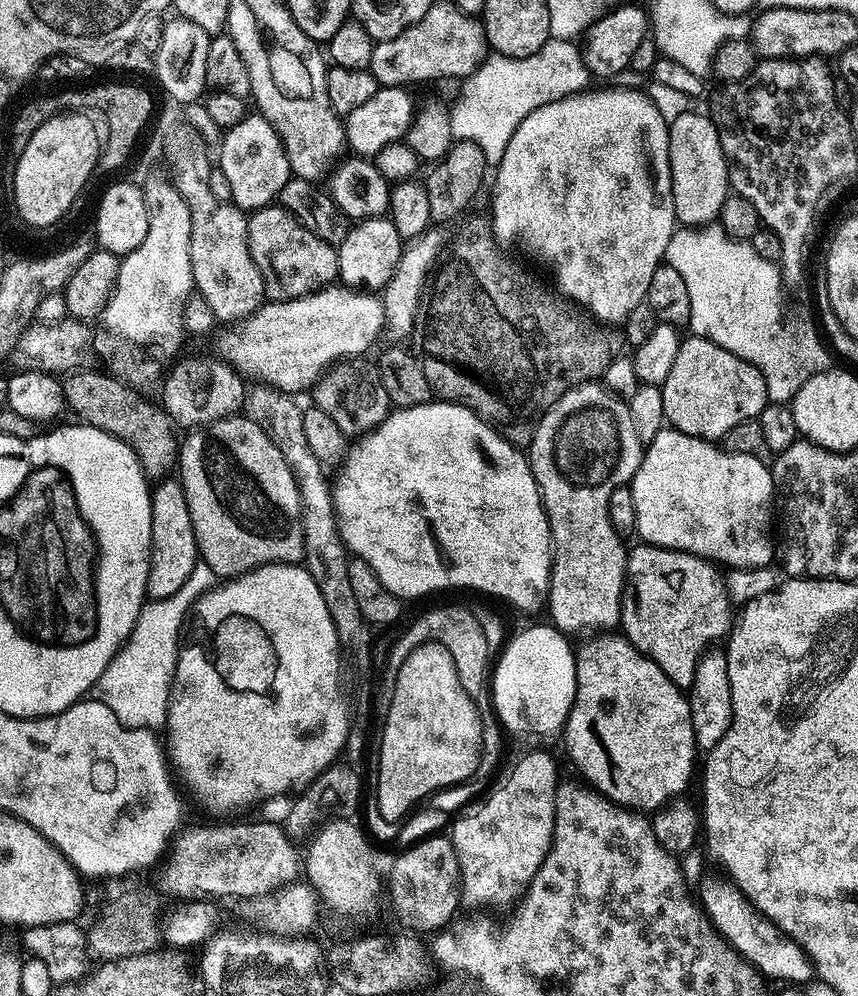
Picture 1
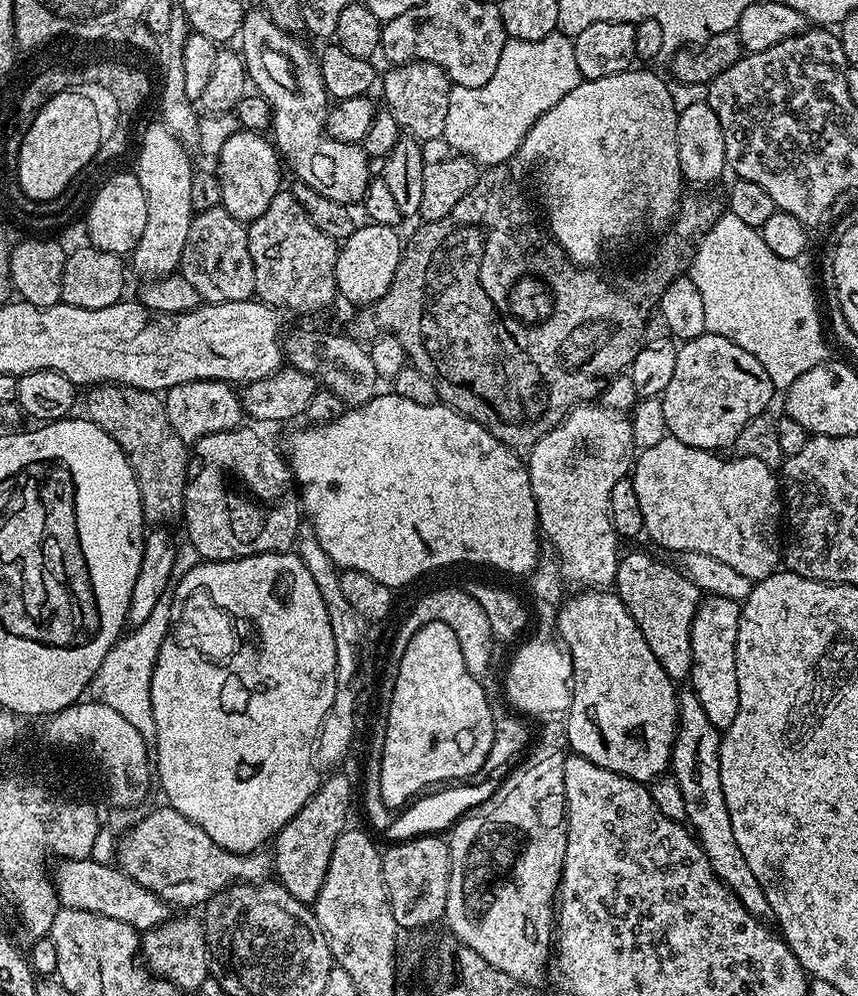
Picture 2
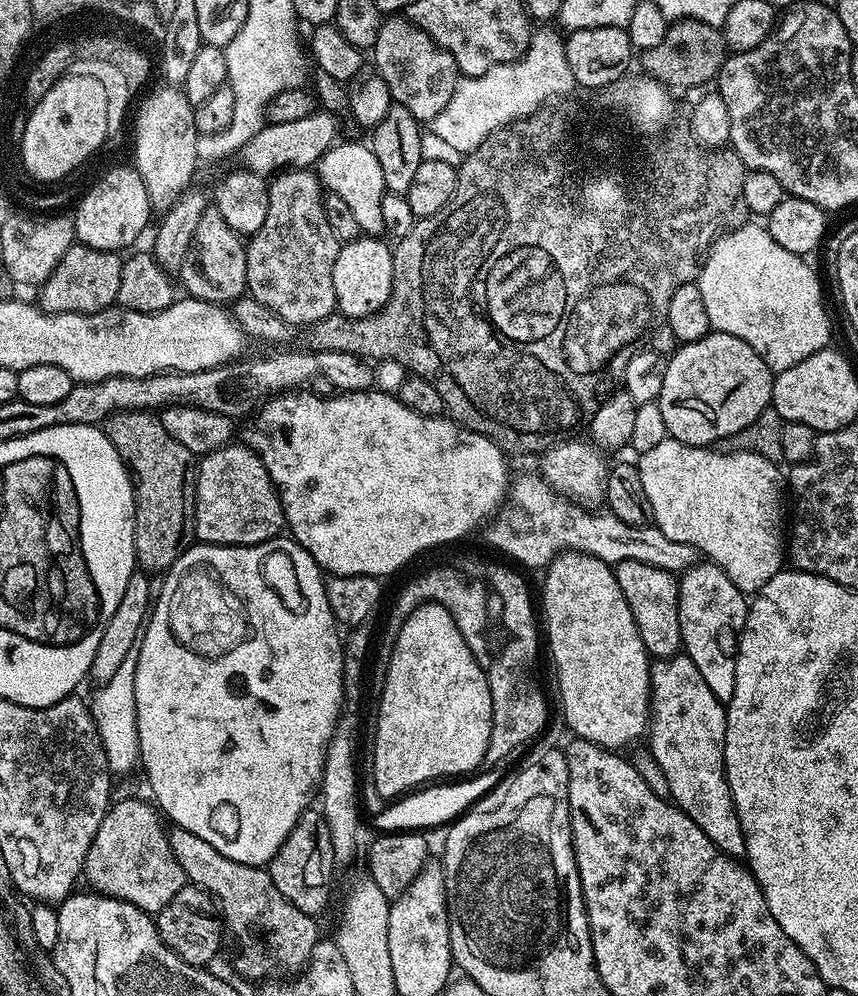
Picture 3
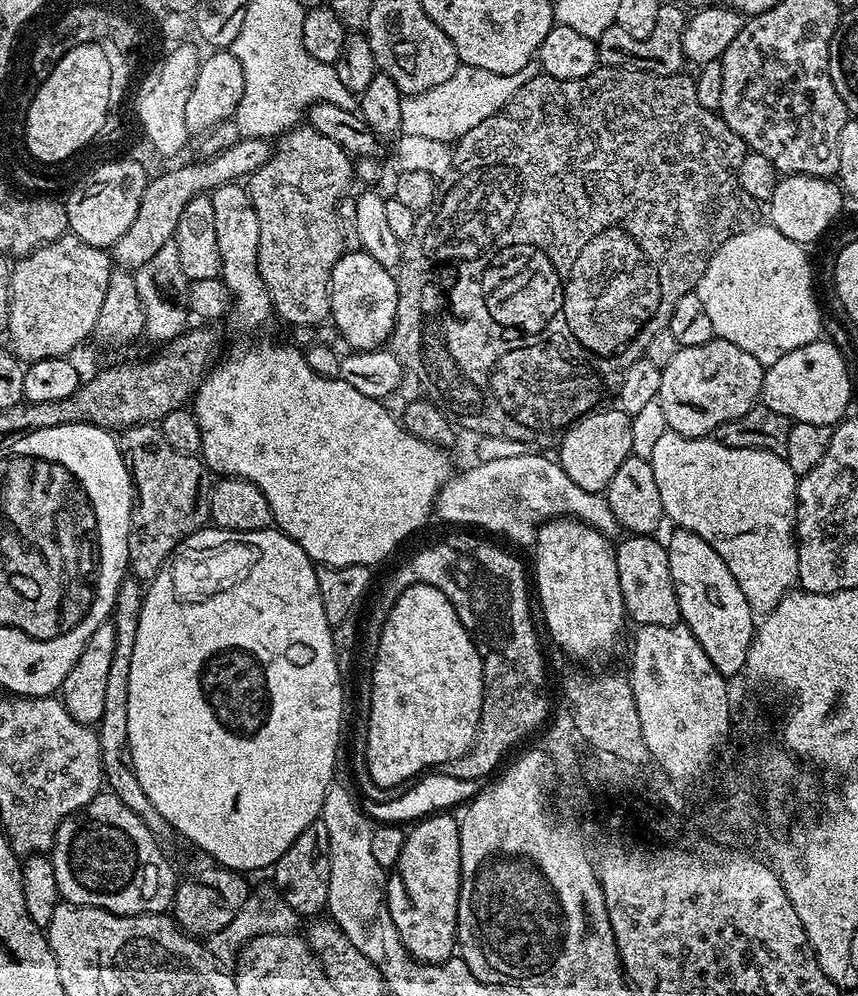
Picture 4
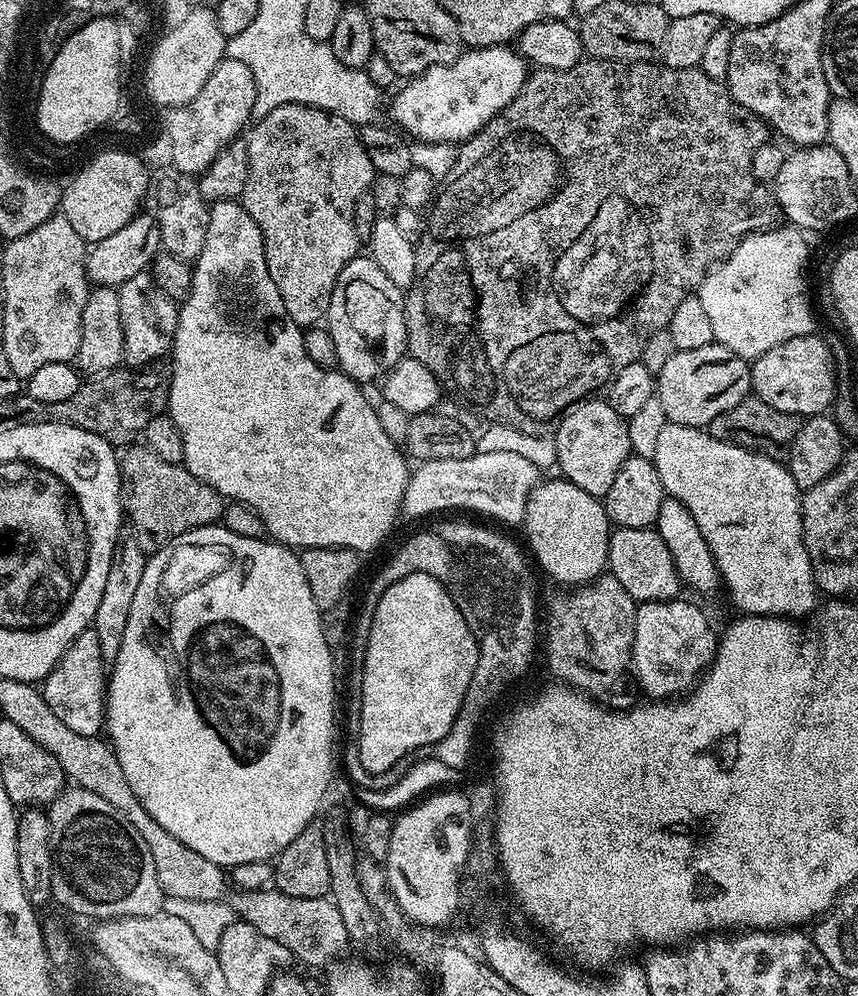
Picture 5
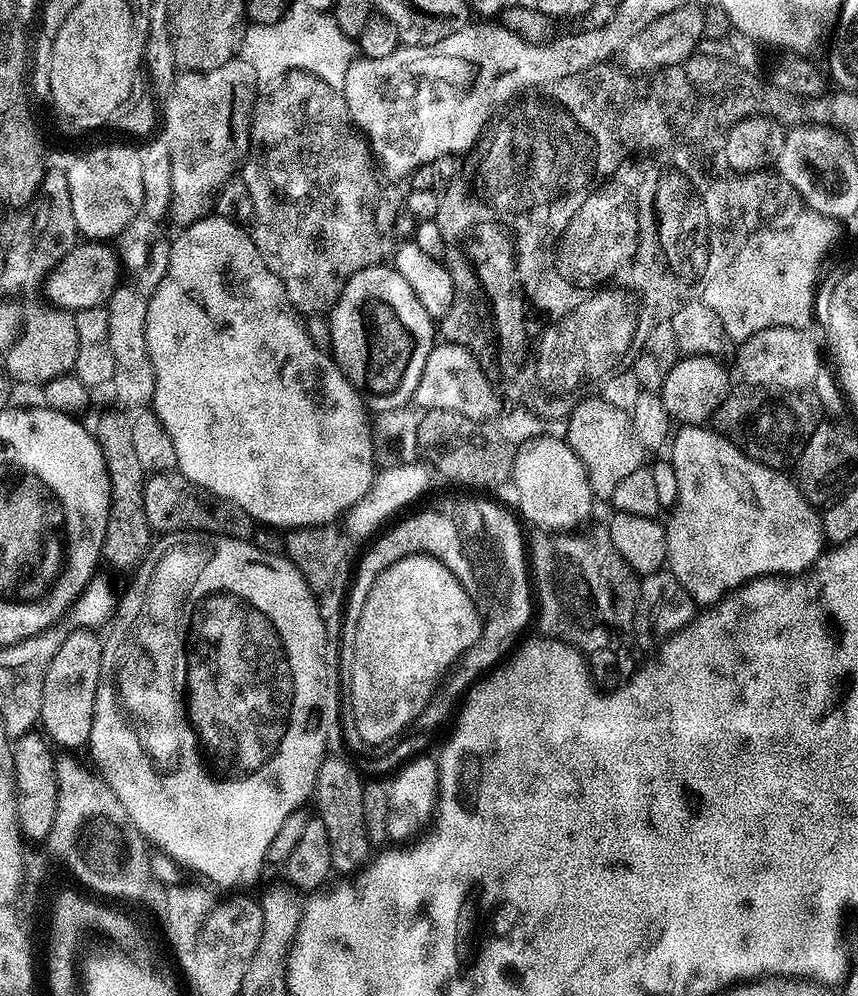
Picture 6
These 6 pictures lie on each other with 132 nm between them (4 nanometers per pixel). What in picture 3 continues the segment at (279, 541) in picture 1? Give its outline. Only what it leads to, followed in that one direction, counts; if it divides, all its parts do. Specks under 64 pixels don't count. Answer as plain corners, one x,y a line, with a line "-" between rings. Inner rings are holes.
239,442
199,457
196,470
196,534
202,544
261,544
285,531
284,507
260,453

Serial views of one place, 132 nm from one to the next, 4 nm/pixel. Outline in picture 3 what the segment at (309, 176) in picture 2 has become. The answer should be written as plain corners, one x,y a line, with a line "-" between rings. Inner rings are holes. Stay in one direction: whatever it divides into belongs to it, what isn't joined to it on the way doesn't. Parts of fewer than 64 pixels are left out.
337,142
325,152
318,161
318,179
331,195
342,198
351,213
354,214
355,221
358,222
361,233
369,236
379,237
384,232
382,222
382,198
386,191
384,179
382,178
382,166
378,166
378,158
372,153
371,147
367,143
359,142

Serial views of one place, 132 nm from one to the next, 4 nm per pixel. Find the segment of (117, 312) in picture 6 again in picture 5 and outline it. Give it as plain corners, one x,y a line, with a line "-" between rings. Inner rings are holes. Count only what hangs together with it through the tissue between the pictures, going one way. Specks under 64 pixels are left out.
147,271
134,274
118,289
122,306
122,334
124,335
123,363
130,368
142,368
157,363
159,356
167,357
176,332
177,301
167,296
156,285
155,278

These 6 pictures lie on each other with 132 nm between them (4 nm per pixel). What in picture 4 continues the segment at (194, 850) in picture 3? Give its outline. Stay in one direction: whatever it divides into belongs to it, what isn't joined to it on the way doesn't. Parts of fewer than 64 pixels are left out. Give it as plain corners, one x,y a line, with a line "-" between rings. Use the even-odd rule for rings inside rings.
126,578
118,586
118,594
112,607
110,622
114,626
116,639
120,642
117,642
114,646
114,659
110,662
110,674
106,678
106,702
98,725
98,733
101,744
103,779
106,781
107,787
123,804
130,806
130,810
134,810
134,814
138,814
144,824
147,824
156,833
157,837
165,838
164,836
171,837
173,835
172,827
168,825
166,818
162,818
162,814
158,814
158,810
154,810
154,802
150,802
150,798
146,798
146,790
142,790
136,773
130,767
129,757
126,755
128,750
126,698
128,697
128,683
130,682
130,654
132,649
124,641
138,638
138,618
142,610
144,594
145,589
142,587
141,581
135,578

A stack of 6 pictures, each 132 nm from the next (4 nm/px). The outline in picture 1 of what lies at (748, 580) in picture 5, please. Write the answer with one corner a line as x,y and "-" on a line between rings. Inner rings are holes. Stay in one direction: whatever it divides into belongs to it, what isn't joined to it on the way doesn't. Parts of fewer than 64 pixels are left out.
665,426
660,433
652,439
643,449
638,470
633,474
630,487
634,498
634,514
636,515
635,535
643,543
653,544
659,548
672,548
675,552
689,552
695,556
703,556
705,560
711,560
717,565
734,568
766,568
772,561
772,496
774,500
774,489
772,486
772,473
769,465
763,460
738,454
737,452
725,452
723,447
707,440
700,440
697,436
682,434
677,428

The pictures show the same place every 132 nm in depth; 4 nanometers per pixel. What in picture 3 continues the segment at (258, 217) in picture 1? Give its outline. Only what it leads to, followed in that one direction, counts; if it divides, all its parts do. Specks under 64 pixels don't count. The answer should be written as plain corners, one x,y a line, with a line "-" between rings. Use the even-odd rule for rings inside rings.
285,170
275,177
268,184
268,205
266,206
266,222
262,222
260,230
256,232
246,244
248,253
246,254
246,292
258,302
262,302
262,306
266,306
270,310
274,310
274,314
278,314
278,318
282,318
287,324
293,326
307,326
318,322
322,318
333,315
337,311
336,295
334,294
334,262
338,258
342,247
339,240
334,238
334,230
330,230
330,226
326,222
326,214
324,213
324,196
322,195
322,185
318,179
317,173
312,170

